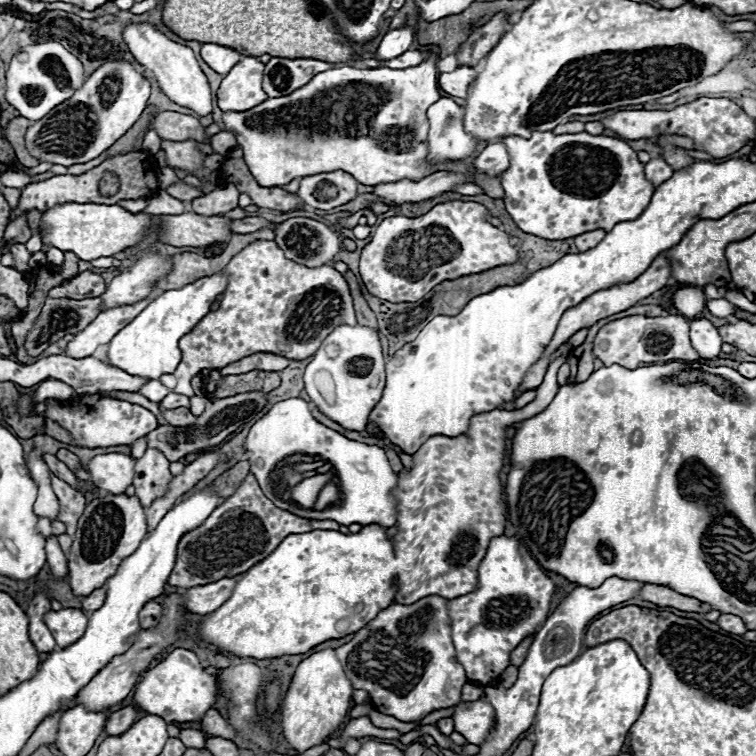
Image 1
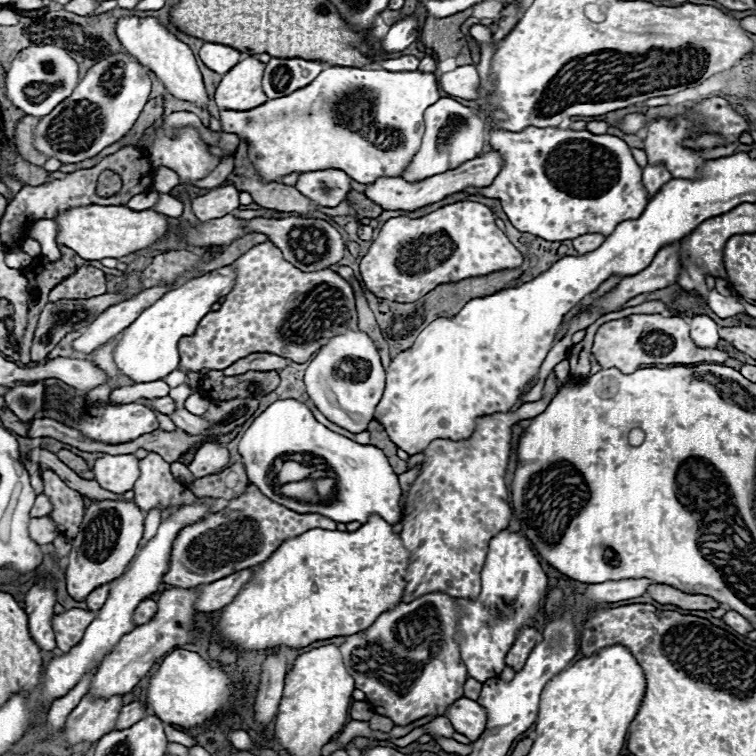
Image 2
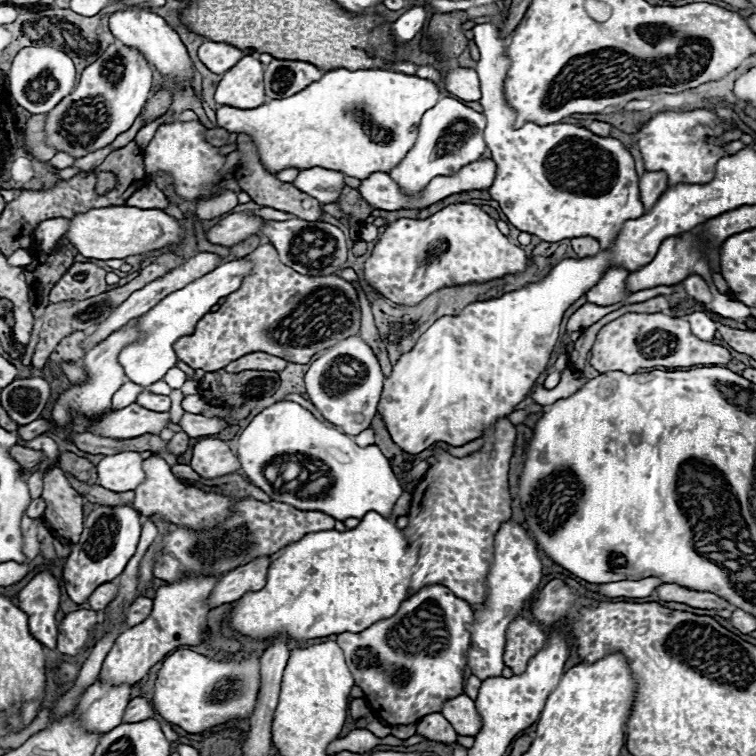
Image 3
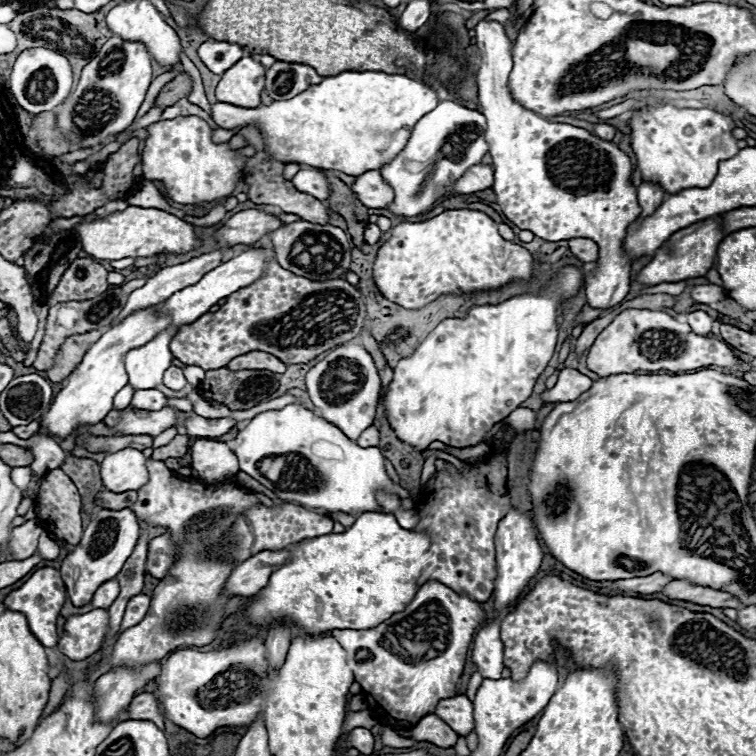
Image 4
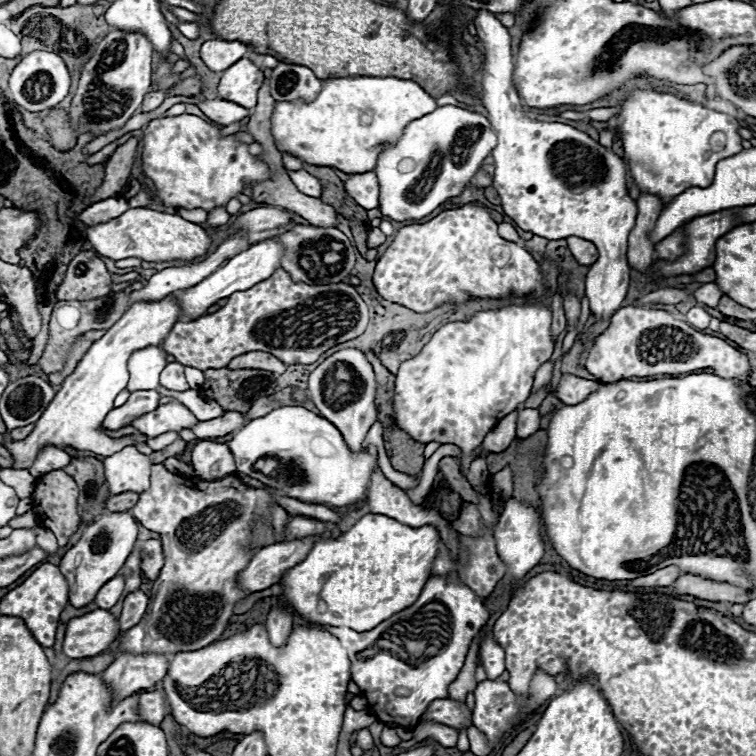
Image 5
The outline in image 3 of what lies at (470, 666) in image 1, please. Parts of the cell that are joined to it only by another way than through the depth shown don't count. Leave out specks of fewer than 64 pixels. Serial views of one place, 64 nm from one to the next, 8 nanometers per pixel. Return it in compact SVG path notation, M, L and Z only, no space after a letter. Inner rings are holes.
M506 520L494 538L494 564L488 574L490 594L480 610L476 606L476 620L474 624L470 624L472 642L466 652L466 660L468 666L472 668L472 674L476 674L480 680L502 674L506 628L510 620L520 616L522 610L528 606L524 602L530 602L534 598L540 580L542 580L542 562L536 542L530 538L528 530L522 524L516 524L514 520Z

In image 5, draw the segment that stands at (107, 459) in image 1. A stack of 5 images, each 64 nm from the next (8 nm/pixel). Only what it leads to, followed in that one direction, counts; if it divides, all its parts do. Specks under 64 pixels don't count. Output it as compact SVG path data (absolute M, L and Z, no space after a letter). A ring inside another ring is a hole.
M126 446L120 452L104 458L104 474L112 494L136 492L142 494L150 488L150 458L140 454L134 446Z

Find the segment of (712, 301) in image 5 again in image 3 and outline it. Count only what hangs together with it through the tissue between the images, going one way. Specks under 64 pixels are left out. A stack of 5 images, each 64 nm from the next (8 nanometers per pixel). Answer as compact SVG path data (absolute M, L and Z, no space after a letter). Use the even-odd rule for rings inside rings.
M688 276L682 284L684 284L684 288L686 288L688 296L692 296L694 300L704 302L704 304L712 302L712 292L710 292L708 284L706 284L700 276Z

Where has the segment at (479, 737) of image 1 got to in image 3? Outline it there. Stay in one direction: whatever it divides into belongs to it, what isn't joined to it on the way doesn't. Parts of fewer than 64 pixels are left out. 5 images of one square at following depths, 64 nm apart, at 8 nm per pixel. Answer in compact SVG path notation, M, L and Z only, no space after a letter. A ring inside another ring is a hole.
M466 694L446 700L440 714L454 726L460 736L476 736L480 730L480 716L476 714L474 700Z

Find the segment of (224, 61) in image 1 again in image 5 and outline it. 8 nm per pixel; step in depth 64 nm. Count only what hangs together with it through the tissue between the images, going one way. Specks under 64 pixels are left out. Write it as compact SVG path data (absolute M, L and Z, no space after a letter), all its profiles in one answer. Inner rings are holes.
M214 38L202 44L200 56L206 62L206 66L214 72L218 70L226 70L230 68L230 64L238 62L246 52L250 50L248 44L242 44L238 40L222 40L222 38Z

